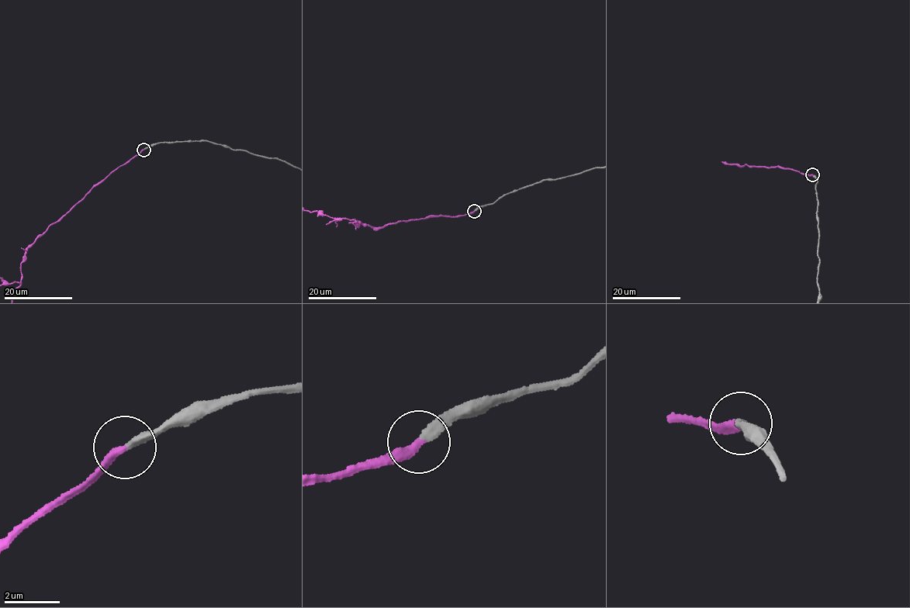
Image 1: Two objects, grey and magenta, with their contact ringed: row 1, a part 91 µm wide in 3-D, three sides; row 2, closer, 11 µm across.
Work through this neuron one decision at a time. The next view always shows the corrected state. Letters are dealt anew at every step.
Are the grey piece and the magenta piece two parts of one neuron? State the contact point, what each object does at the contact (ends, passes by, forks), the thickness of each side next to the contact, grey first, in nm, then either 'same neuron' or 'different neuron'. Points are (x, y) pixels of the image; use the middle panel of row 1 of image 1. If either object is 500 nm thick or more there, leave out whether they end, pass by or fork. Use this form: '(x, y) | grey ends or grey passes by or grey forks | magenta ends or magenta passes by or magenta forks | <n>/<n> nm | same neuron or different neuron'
(474, 211) | grey ends | magenta ends | 320/280 nm | same neuron

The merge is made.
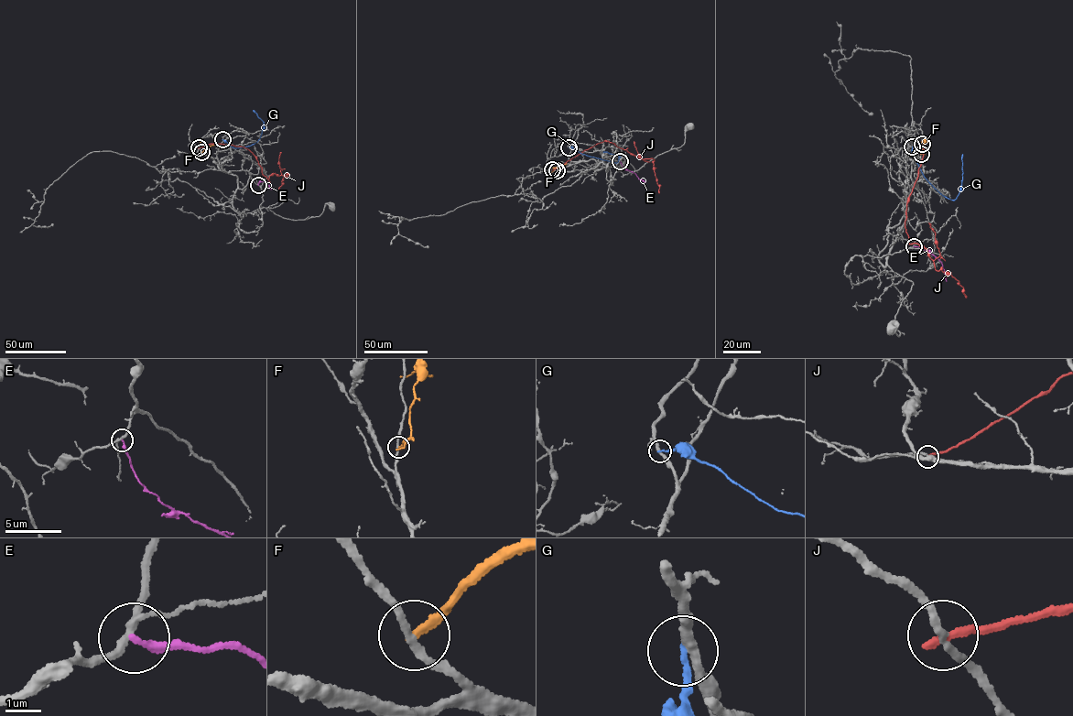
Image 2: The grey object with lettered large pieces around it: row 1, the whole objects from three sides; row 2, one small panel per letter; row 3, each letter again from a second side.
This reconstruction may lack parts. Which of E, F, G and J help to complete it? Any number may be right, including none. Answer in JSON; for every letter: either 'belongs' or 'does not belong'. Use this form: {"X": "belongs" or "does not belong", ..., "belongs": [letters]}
{"E": "does not belong", "F": "does not belong", "G": "does not belong", "J": "does not belong", "belongs": []}

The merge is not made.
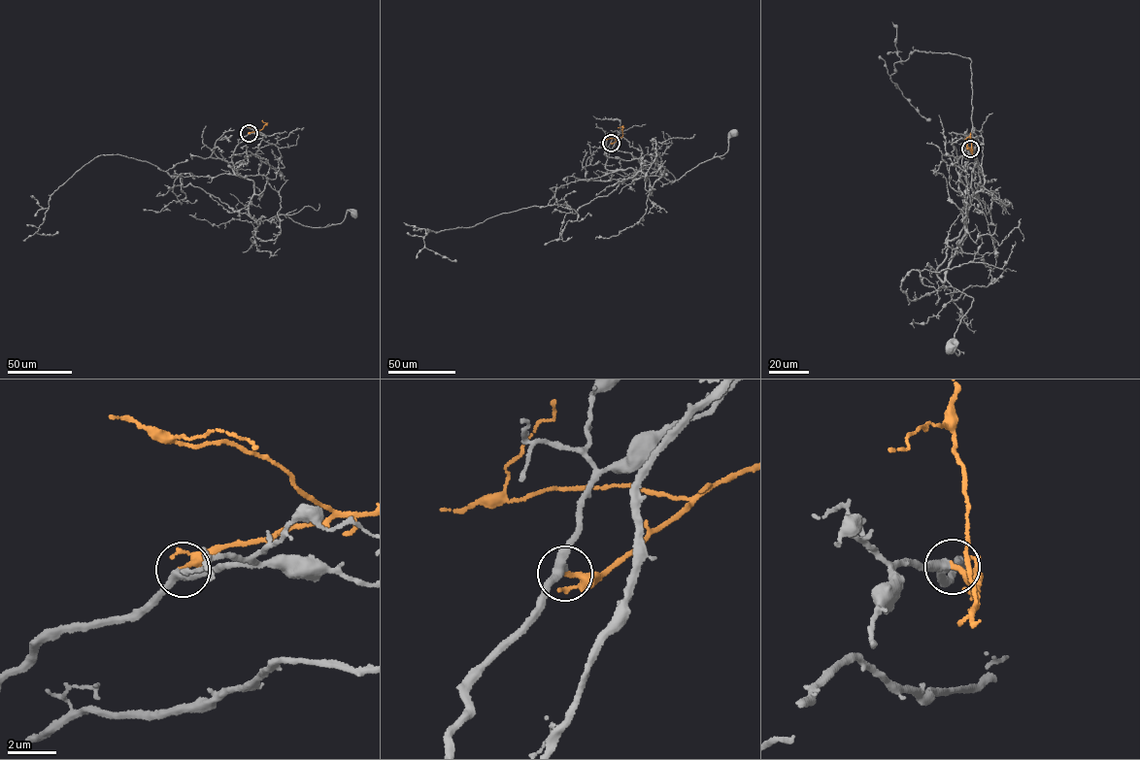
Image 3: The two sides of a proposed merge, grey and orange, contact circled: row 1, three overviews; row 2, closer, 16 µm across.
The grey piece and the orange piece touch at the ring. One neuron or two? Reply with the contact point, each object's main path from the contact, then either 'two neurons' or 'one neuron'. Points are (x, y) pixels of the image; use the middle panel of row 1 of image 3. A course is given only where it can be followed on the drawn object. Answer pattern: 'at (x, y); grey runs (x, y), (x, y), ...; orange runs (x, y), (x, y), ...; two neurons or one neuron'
at (611, 143); grey runs (611, 143), (604, 152), (606, 170), (632, 168), (635, 180), (656, 175), (674, 181), (726, 152), (734, 133); orange runs (611, 143), (622, 136), (622, 127), (618, 127); one neuron

